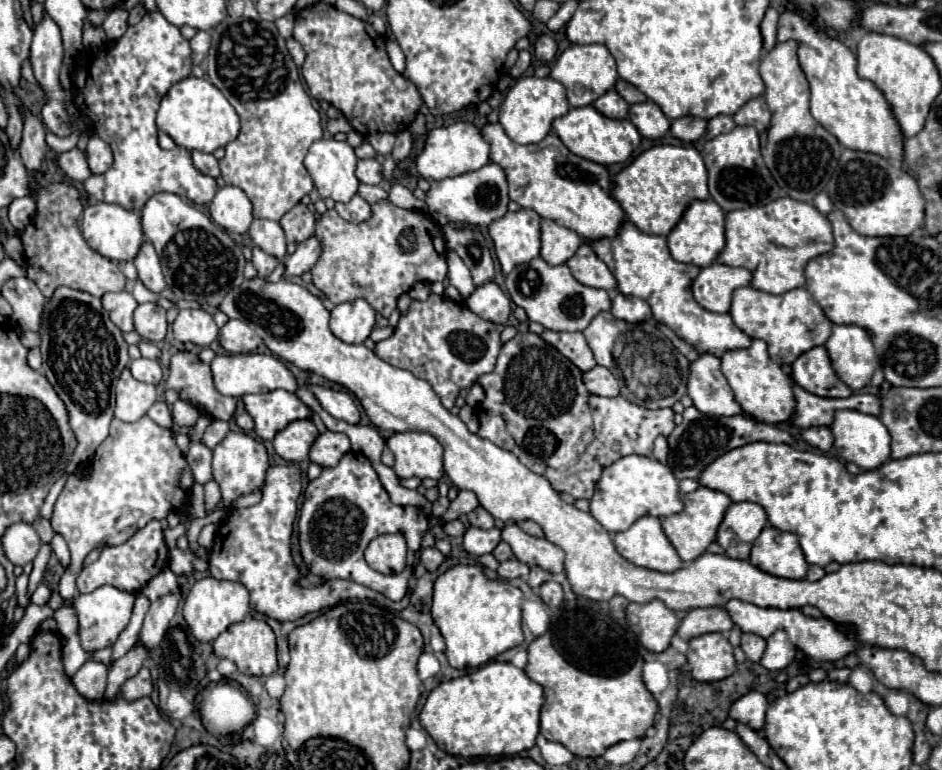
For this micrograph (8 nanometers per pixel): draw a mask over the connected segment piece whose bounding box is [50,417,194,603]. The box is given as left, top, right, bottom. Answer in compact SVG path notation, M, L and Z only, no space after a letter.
M142 417L134 423L122 423L122 421L114 419L112 425L110 425L110 435L104 439L104 443L94 453L94 459L92 459L90 467L84 469L82 473L70 475L70 479L66 479L66 485L64 485L60 497L56 499L58 505L54 503L54 513L52 513L52 521L50 521L52 529L66 539L66 543L70 547L70 555L72 555L72 563L60 579L62 599L66 603L70 603L74 599L78 571L82 569L84 557L92 549L122 545L126 539L130 539L148 521L164 519L172 511L174 513L184 513L192 485L194 485L194 477L190 473L190 467L186 463L184 453L178 449L176 441L174 441L172 431L158 427L148 417Z

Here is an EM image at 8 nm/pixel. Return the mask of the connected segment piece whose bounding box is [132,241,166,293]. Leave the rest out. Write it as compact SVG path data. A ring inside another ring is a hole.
M150 241L142 243L142 251L138 251L138 255L132 261L138 269L138 277L140 281L154 293L160 293L166 287L162 269L160 269L160 259L154 251L154 245Z

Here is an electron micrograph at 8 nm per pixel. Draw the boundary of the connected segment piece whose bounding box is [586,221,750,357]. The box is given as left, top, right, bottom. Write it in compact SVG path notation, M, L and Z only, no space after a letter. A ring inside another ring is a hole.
M624 221L616 237L612 239L604 237L586 243L594 249L598 259L610 267L612 275L616 277L618 291L622 291L624 295L646 299L646 303L650 303L654 319L658 323L668 325L678 337L688 341L696 351L720 357L728 349L742 349L750 345L750 337L734 325L728 313L724 315L710 313L698 307L698 303L694 303L694 297L690 295L690 283L694 275L698 275L700 267L692 263L674 261L668 251L666 237L642 233L630 221Z

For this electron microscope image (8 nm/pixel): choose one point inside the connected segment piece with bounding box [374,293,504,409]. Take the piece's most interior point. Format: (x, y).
(439, 340)

